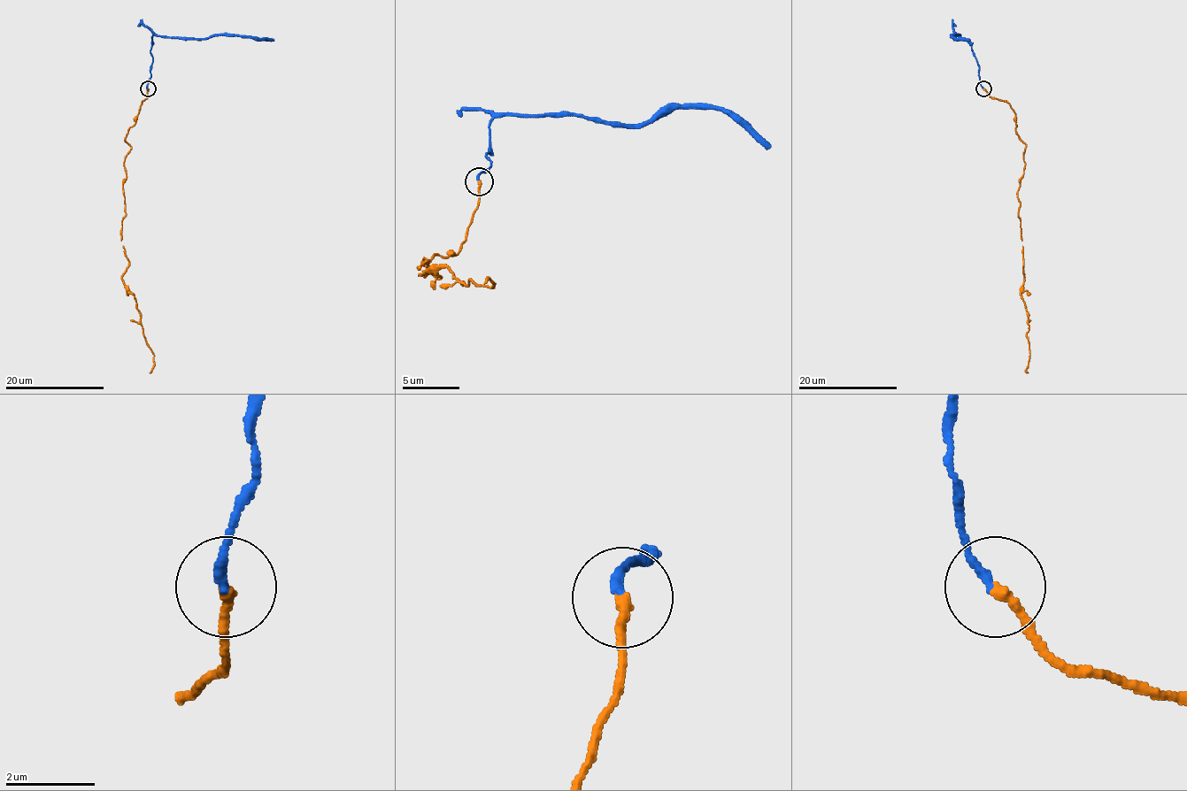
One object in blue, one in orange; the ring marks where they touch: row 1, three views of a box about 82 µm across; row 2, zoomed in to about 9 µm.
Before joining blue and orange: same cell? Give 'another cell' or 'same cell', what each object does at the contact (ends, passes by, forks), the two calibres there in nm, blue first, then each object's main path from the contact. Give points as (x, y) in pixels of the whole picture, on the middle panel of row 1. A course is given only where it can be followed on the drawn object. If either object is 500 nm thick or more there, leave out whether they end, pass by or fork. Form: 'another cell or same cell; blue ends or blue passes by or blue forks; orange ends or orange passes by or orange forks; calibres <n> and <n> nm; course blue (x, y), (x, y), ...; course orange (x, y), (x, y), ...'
same cell; blue ends; orange ends; calibres 200 and 240 nm; course blue (478, 181), (489, 167), (496, 117), (597, 117), (626, 125), (677, 108), (723, 108), (771, 148); course orange (478, 181), (458, 250), (427, 264), (442, 279), (424, 275), (424, 258), (419, 270), (484, 281)

